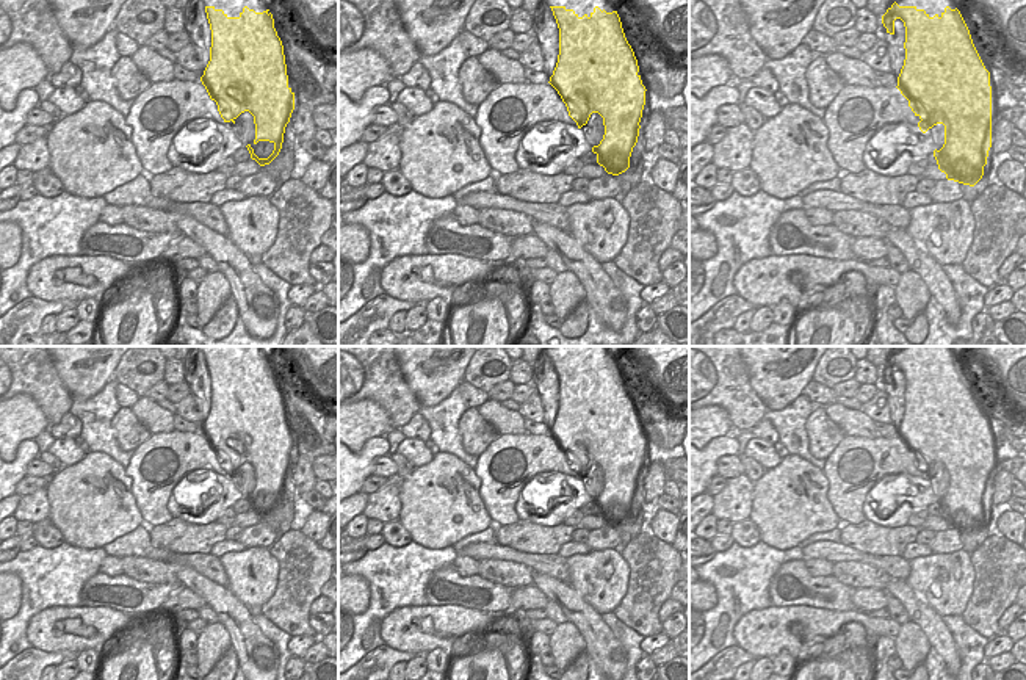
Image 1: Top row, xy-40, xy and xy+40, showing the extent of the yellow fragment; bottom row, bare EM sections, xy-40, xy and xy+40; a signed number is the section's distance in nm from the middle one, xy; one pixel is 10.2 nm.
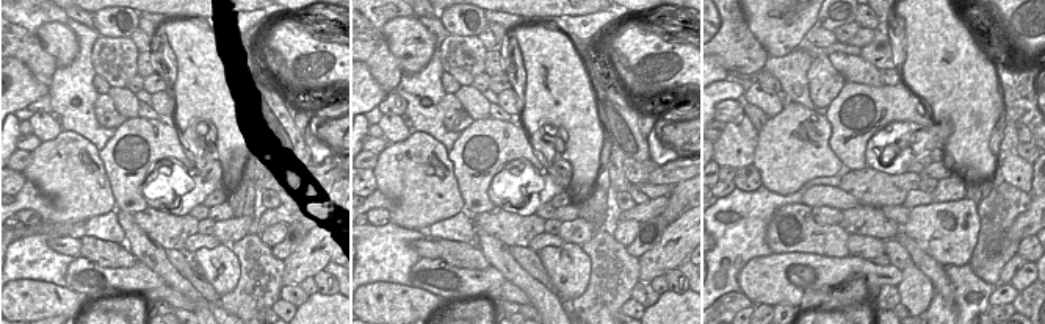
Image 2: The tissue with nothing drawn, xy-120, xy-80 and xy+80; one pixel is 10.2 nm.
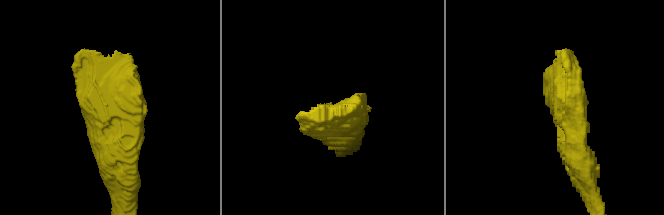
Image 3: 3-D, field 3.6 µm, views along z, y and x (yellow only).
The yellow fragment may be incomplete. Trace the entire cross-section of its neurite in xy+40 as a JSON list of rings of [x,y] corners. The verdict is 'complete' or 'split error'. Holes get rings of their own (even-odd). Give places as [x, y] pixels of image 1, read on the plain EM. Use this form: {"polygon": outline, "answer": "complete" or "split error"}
{"polygon": [[[896,353],[882,367],[887,384],[894,385],[894,371],[901,370],[905,378],[905,411],[898,428],[896,439],[869,440],[868,451],[876,459],[887,462],[896,459],[901,462],[913,462],[910,473],[915,473],[923,484],[937,475],[945,476],[945,495],[940,501],[934,501],[938,520],[946,525],[948,531],[974,537],[984,526],[988,501],[992,498],[992,437],[990,423],[985,420],[970,385],[970,381],[960,362],[949,357],[938,367],[930,368],[924,360],[916,357],[899,357]]], "answer": "split error"}

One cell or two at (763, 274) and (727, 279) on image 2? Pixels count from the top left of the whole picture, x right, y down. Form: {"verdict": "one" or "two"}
{"verdict": "two"}

